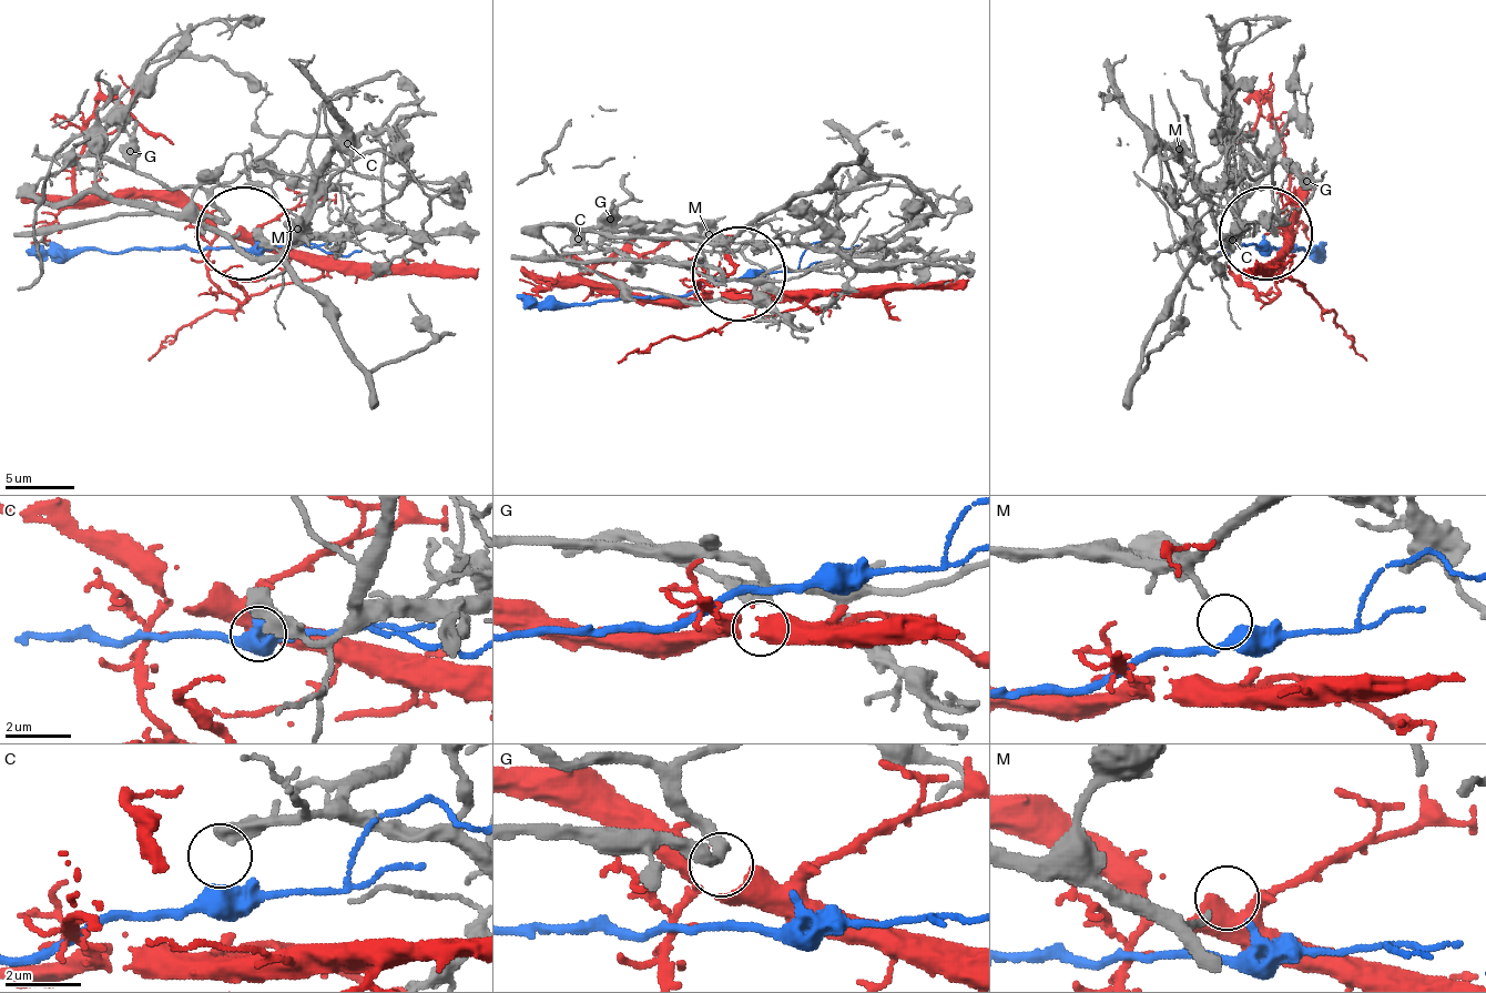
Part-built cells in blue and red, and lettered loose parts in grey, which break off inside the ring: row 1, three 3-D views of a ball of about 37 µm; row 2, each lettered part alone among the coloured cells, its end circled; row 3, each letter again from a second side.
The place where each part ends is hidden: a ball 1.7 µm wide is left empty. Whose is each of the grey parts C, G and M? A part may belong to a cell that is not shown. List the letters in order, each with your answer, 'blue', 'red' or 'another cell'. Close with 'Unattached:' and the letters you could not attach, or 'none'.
C: another cell
G: another cell
M: blue
Unattached: C, G

